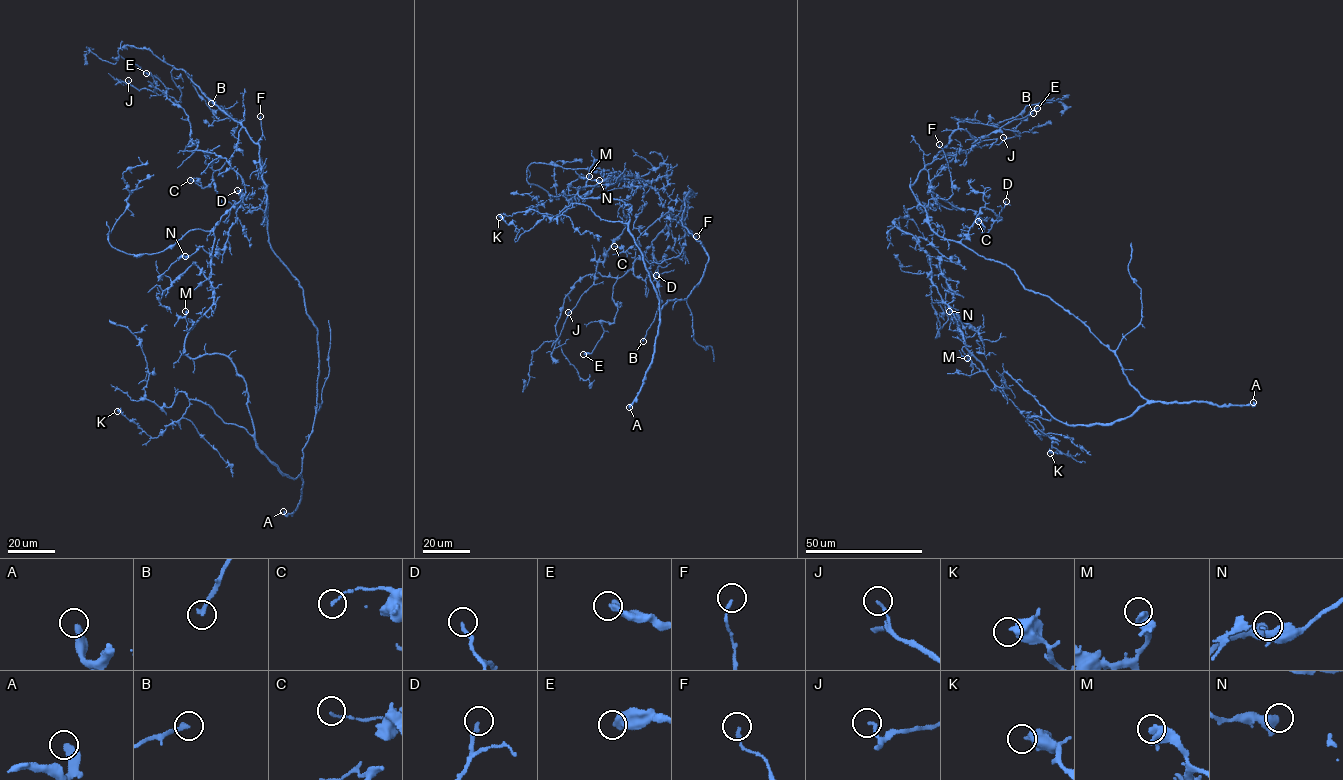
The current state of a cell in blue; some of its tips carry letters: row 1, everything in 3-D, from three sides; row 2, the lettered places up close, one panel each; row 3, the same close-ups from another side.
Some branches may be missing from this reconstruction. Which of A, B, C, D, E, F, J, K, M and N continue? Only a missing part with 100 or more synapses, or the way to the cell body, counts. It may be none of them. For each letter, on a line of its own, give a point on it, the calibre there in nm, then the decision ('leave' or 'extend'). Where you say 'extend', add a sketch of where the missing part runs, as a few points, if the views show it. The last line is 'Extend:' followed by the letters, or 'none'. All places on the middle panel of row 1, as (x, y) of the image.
A: (629, 407) | 400 nm | leave
B: (643, 341) | 240 nm | leave
C: (614, 246) | 140 nm | leave
D: (656, 275) | 190 nm | leave
E: (583, 354) | 340 nm | leave
F: (696, 236) | 150 nm | leave
J: (568, 312) | 140 nm | leave
K: (499, 217) | 500 nm | leave
M: (589, 176) | 320 nm | leave
N: (599, 180) | 550 nm | leave
Extend: none

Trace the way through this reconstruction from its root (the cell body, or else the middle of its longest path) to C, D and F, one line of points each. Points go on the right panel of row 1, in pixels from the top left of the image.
C: (1131, 416), (1146, 400), (1117, 356), (1007, 266), (939, 236), (910, 188), (919, 171), (978, 221)
D: (1131, 416), (1146, 400), (1117, 356), (1013, 269), (961, 242), (980, 208), (1000, 220), (1006, 201)
F: (1131, 416), (1146, 400), (1088, 327), (1024, 287), (1007, 266), (930, 227), (928, 200), (953, 194), (939, 144)

